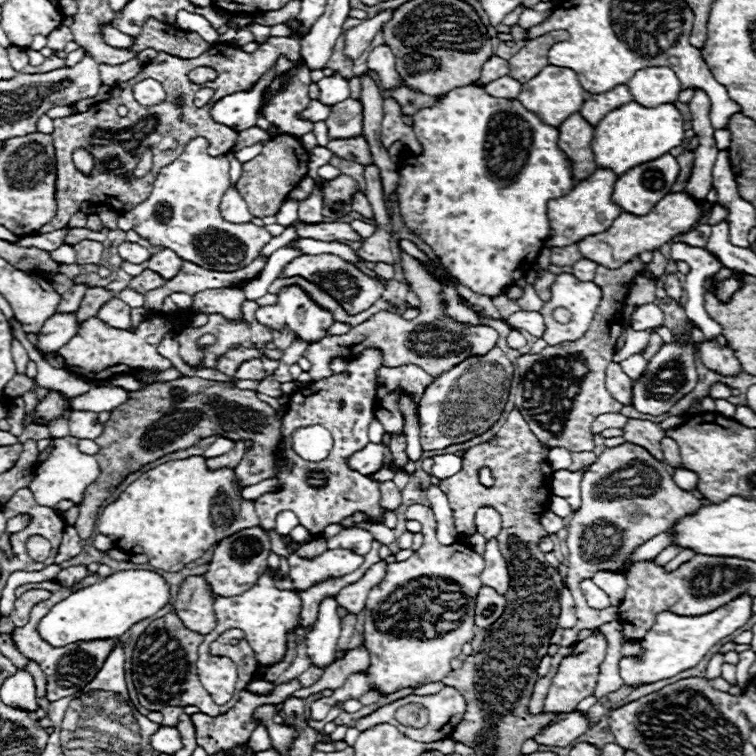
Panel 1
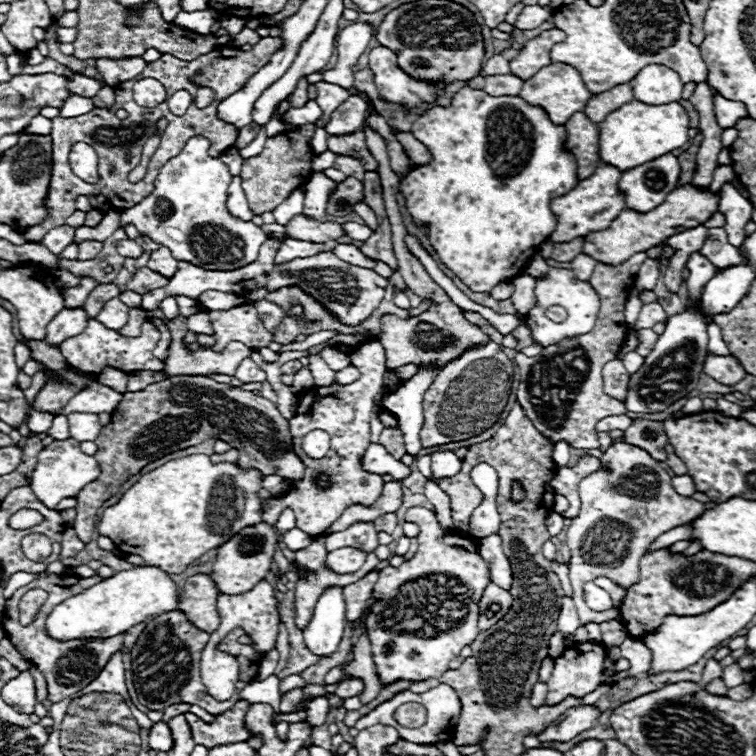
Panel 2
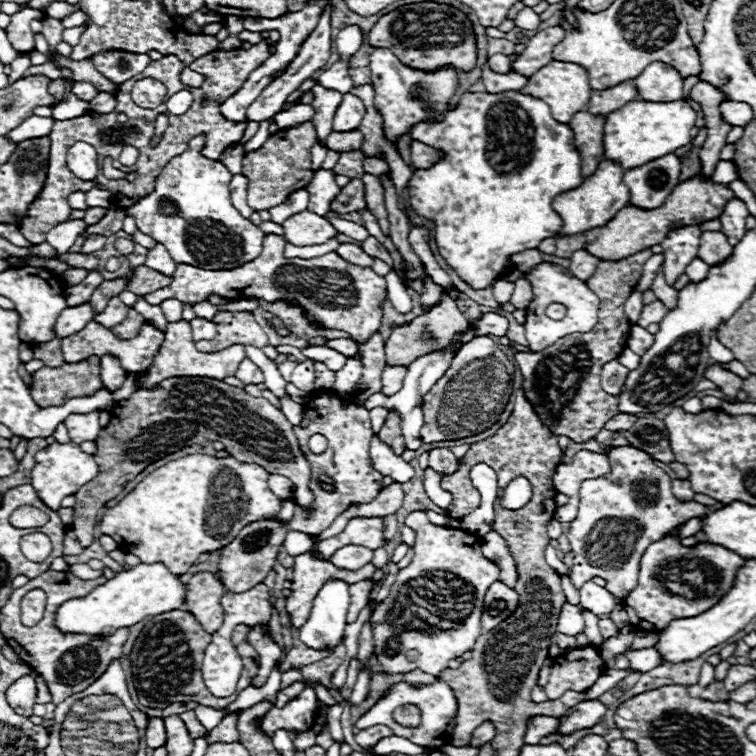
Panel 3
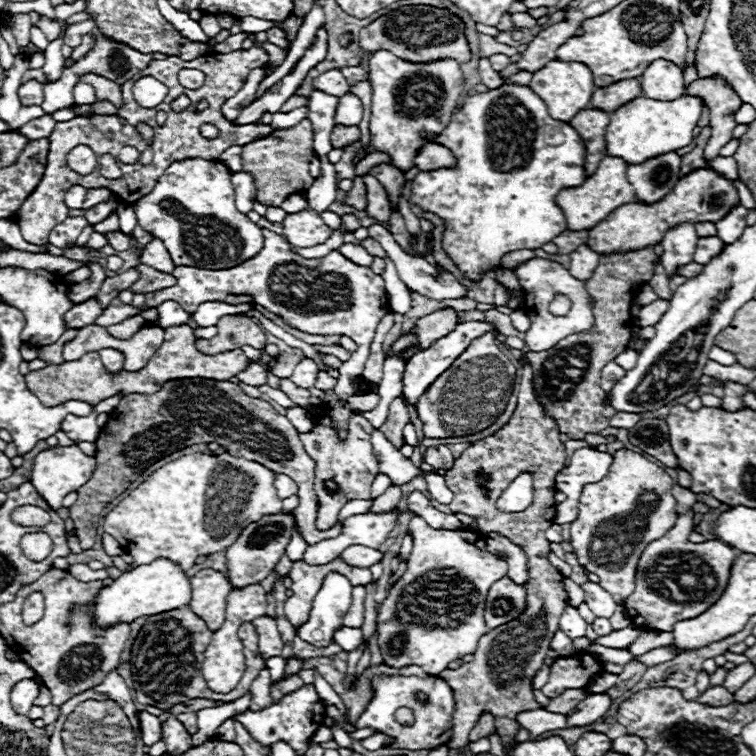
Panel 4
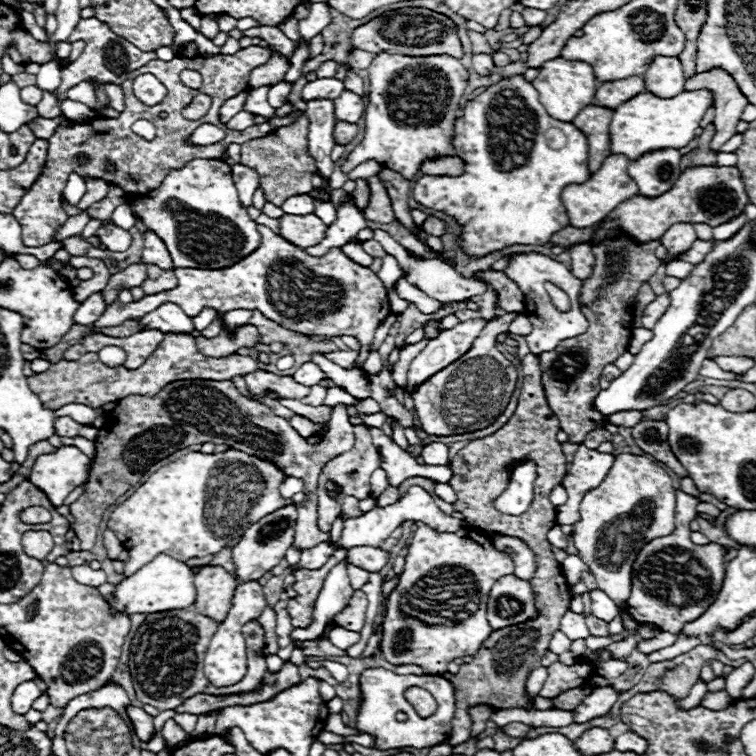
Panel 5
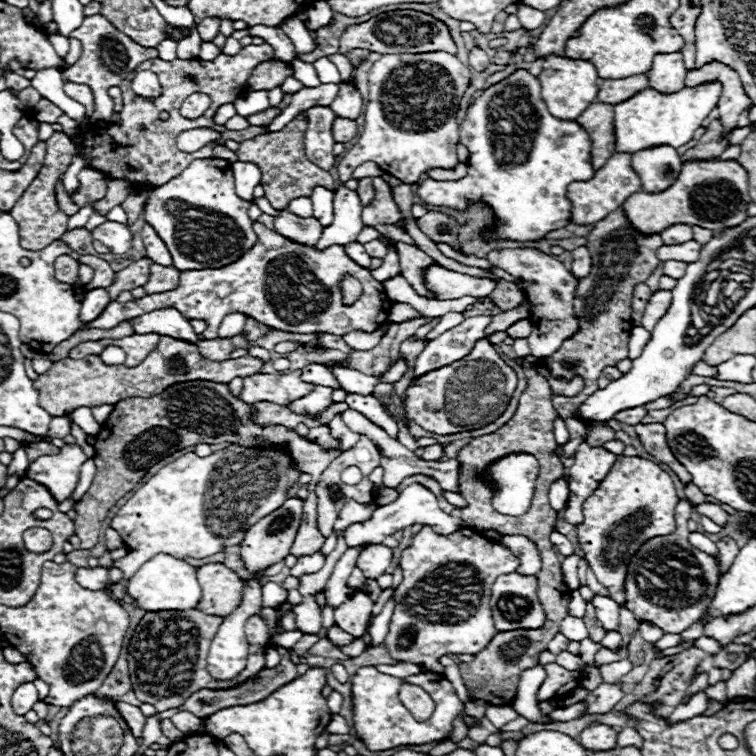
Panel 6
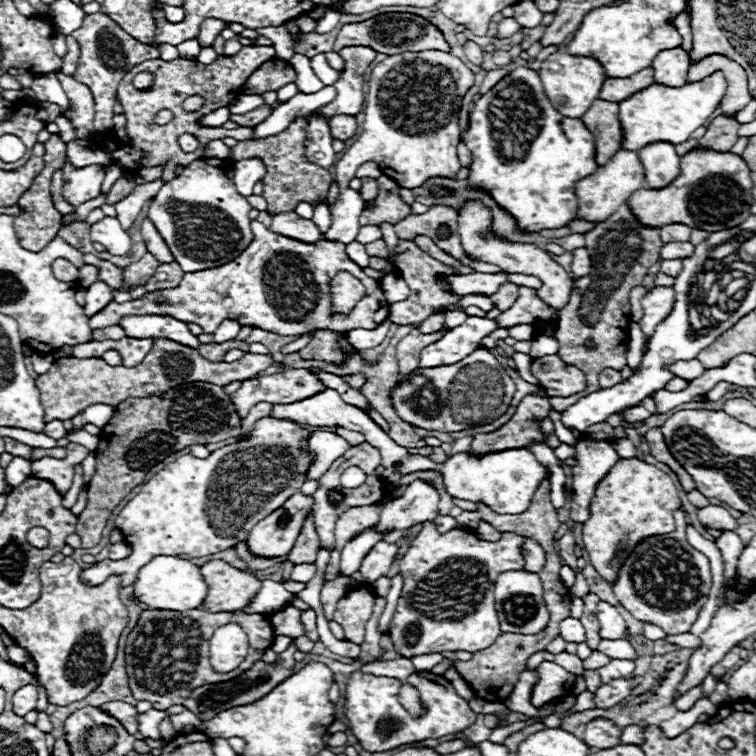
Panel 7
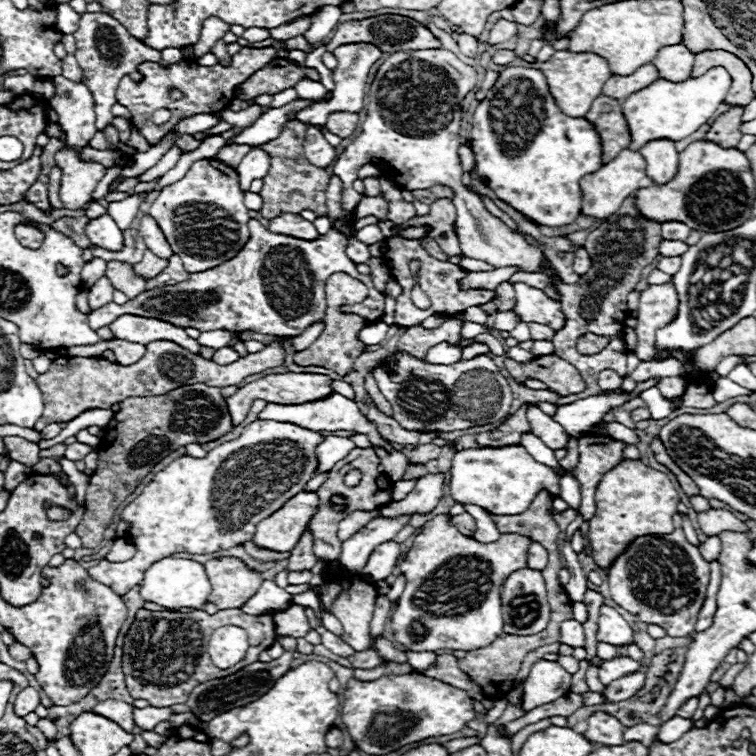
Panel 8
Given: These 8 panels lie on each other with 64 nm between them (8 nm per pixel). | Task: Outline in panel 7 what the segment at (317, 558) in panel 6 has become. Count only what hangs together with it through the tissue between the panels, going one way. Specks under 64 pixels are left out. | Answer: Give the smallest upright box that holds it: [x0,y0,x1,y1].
[290,562,316,582]

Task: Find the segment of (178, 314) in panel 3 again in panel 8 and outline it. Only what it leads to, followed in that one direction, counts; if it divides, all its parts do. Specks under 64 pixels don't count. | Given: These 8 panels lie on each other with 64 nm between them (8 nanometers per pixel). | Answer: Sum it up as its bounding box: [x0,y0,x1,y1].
[110,316,200,354]

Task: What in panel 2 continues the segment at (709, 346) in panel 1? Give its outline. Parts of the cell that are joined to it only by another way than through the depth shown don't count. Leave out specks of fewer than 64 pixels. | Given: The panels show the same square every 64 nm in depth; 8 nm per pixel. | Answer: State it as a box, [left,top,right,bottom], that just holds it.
[704,352,746,384]

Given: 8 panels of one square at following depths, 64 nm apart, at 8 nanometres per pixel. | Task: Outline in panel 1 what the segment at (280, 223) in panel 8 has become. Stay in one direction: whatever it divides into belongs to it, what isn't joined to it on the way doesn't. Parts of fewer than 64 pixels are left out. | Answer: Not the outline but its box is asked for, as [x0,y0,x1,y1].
[296,222,364,242]

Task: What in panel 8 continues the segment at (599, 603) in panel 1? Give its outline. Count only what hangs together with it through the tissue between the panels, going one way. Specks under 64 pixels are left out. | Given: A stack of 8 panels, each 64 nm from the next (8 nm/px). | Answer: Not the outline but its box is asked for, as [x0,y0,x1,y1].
[598,606,632,644]

